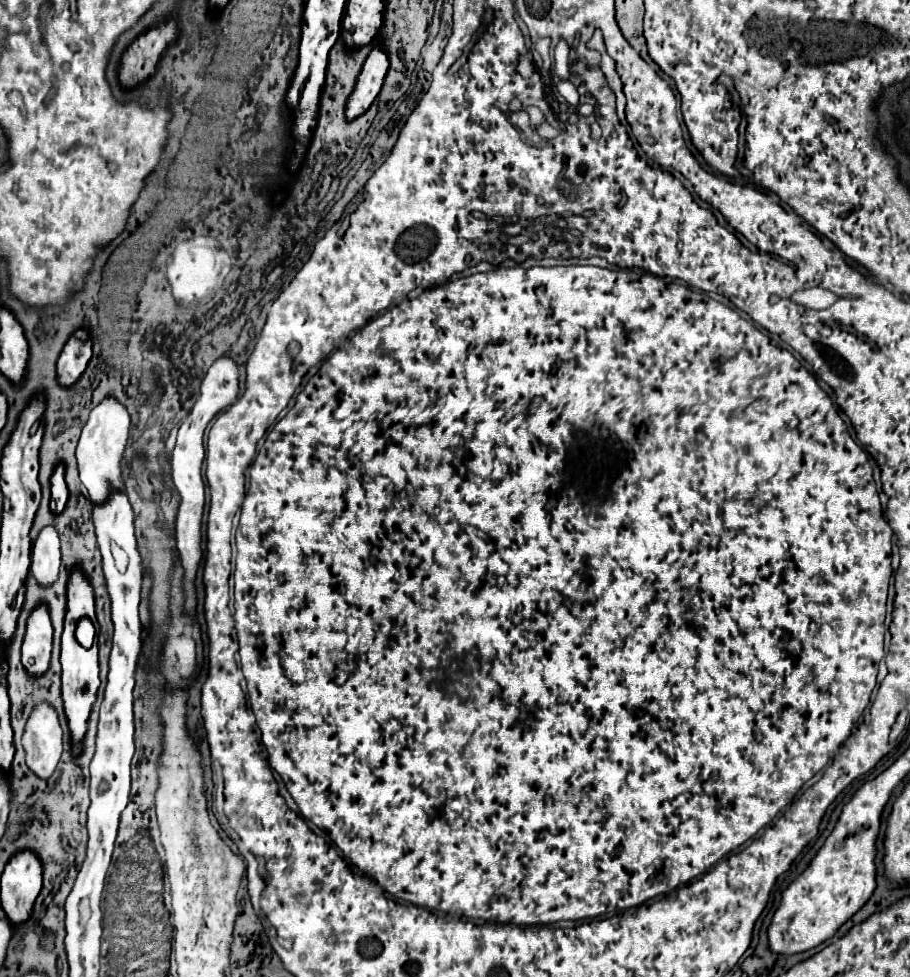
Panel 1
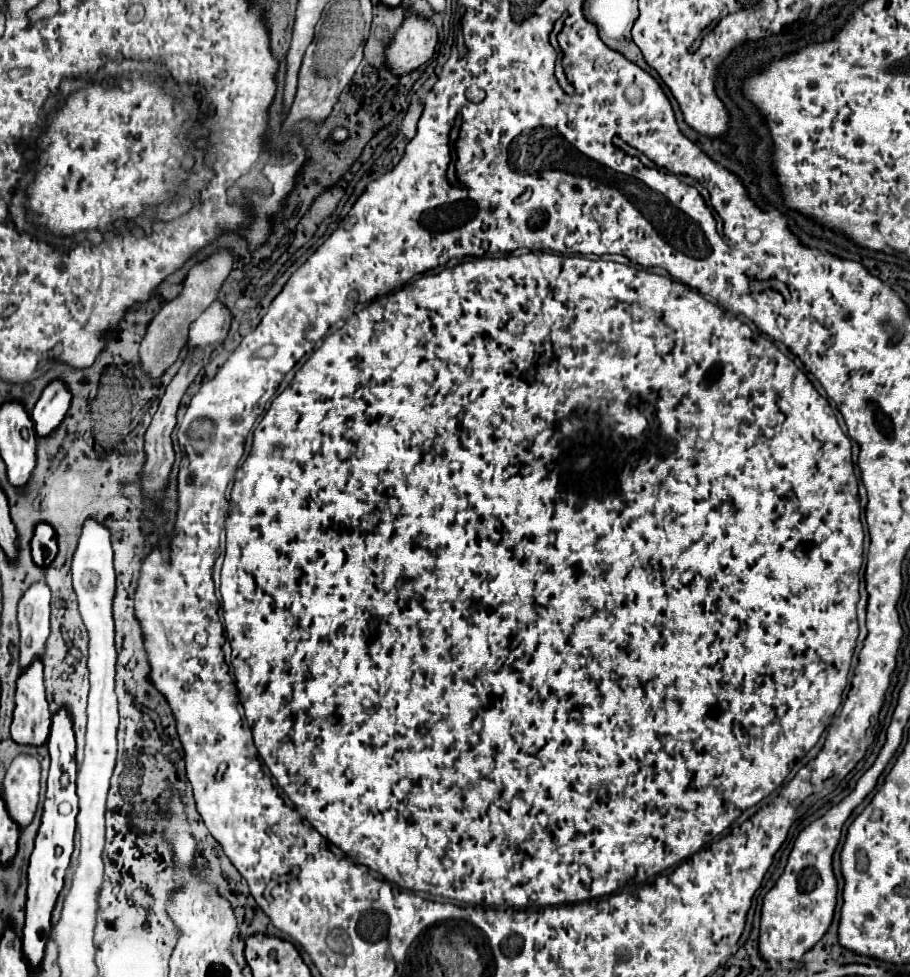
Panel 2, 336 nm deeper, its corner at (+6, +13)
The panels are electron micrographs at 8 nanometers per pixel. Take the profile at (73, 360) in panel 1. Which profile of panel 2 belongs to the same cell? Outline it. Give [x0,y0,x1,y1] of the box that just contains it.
[31,380,71,436]

